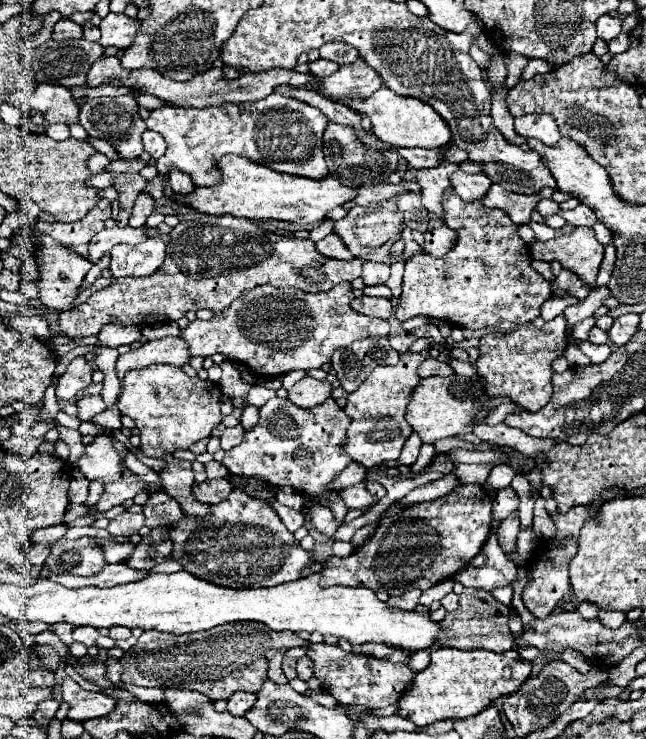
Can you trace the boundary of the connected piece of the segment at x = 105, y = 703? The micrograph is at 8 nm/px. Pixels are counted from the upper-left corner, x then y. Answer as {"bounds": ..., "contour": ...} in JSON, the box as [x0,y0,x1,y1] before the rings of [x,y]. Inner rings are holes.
{"bounds":[61,678,115,722],"contour":[[[63,678],[61,684],[63,690],[63,700],[69,704],[69,714],[67,718],[83,722],[89,718],[101,718],[113,712],[115,708],[115,698],[107,696],[103,692],[87,692],[83,690],[73,678]]]}

